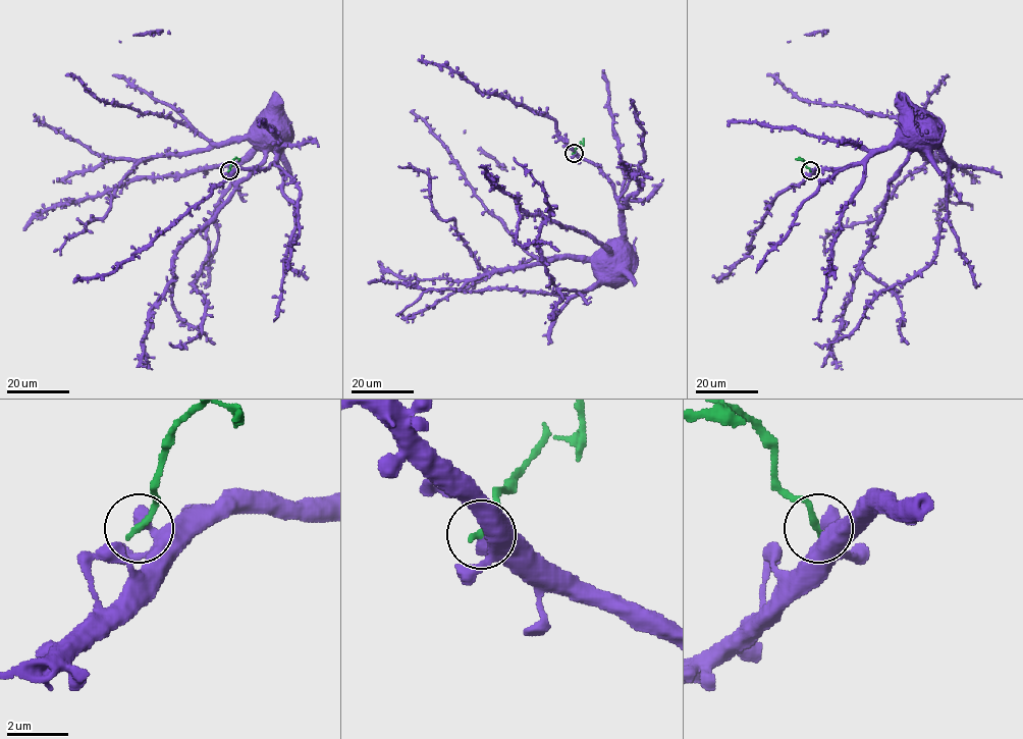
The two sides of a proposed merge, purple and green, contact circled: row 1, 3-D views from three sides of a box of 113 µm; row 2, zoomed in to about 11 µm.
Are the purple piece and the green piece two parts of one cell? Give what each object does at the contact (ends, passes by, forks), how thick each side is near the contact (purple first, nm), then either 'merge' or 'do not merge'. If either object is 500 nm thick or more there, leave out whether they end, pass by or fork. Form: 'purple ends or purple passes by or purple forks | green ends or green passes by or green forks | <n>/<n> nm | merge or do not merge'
purple ends | green ends | 440/240 nm | do not merge

